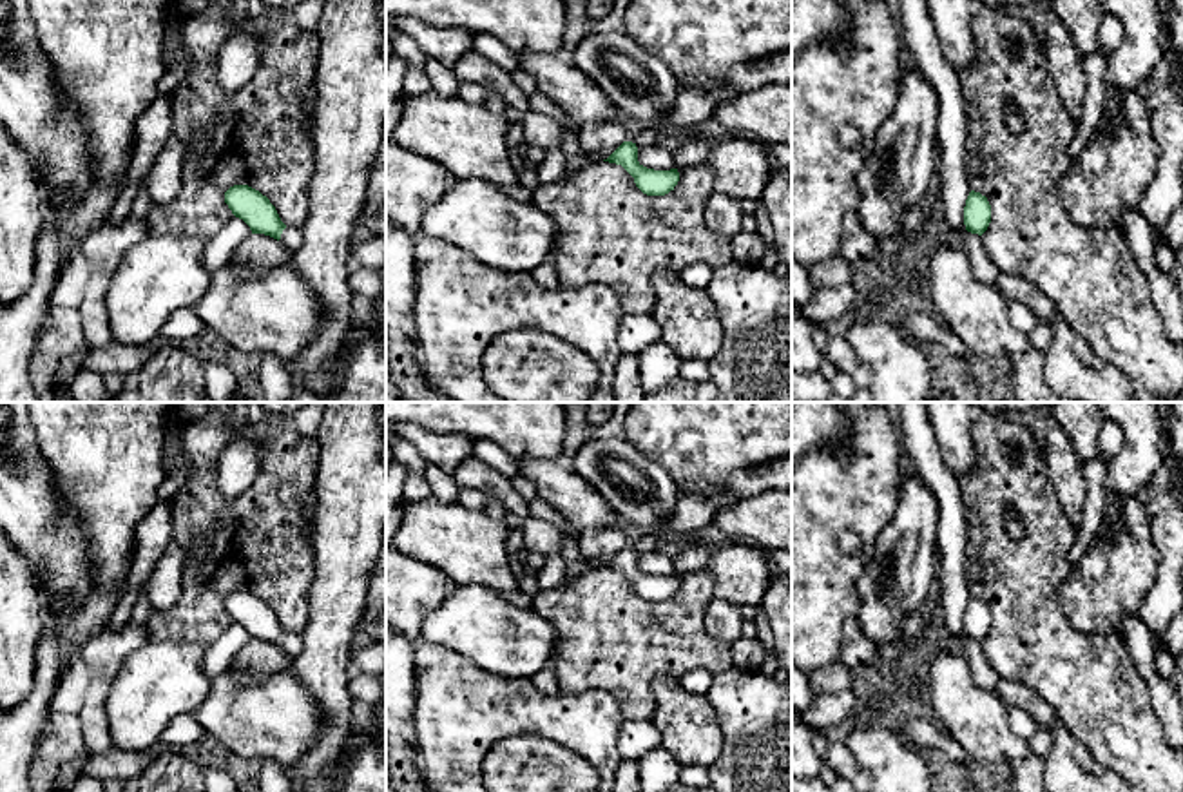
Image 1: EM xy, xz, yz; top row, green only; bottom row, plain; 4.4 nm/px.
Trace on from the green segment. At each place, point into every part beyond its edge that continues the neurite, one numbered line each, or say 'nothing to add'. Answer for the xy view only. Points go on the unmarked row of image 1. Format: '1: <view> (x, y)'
1: xy (292, 644)

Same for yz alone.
nothing to add

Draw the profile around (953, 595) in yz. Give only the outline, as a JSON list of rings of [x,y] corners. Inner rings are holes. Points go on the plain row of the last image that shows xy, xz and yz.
[[[900,402],[902,428],[899,440],[908,449],[919,475],[926,480],[938,506],[938,602],[944,623],[953,638],[966,636],[964,613],[969,589],[964,578],[966,517],[958,480],[946,469],[928,420],[928,402]]]

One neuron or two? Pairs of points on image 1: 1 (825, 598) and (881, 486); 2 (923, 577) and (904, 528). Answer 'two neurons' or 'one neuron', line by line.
1: one neuron
2: one neuron

